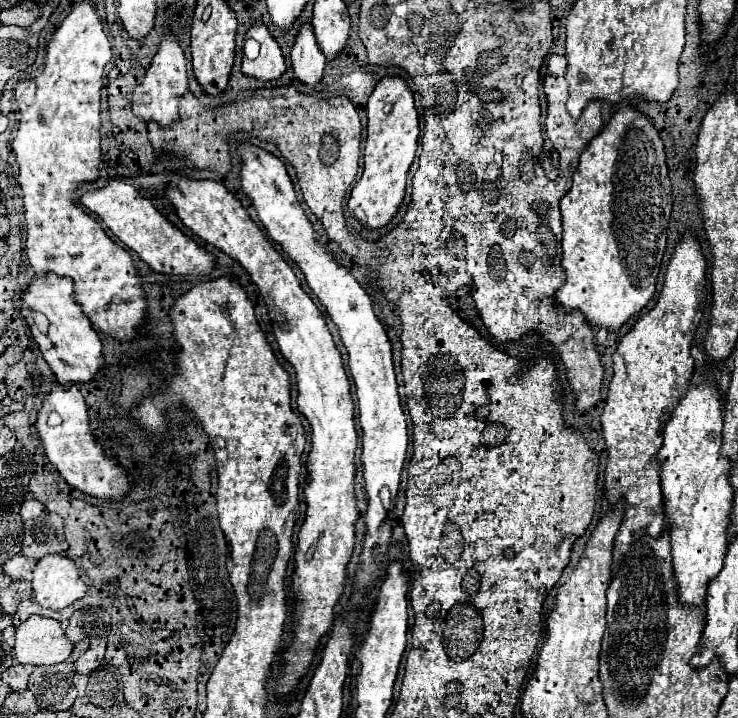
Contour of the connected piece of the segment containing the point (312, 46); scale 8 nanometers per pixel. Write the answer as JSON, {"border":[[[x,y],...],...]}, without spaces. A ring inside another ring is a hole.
{"border":[[[311,24],[301,26],[295,46],[291,50],[291,66],[293,66],[295,78],[307,84],[309,88],[315,88],[323,78],[325,62],[327,62],[325,56],[317,48],[317,40]]]}

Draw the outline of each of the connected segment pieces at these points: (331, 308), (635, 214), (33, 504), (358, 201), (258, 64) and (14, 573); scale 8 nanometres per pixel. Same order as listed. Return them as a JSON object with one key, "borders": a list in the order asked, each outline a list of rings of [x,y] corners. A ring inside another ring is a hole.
{"borders":[[[[241,144],[239,148],[241,156],[243,156],[243,168],[241,168],[241,186],[243,192],[249,196],[249,200],[253,202],[261,224],[267,228],[269,236],[285,250],[285,254],[301,268],[301,272],[305,274],[305,280],[309,284],[309,288],[313,290],[313,294],[319,298],[319,302],[325,306],[329,318],[333,320],[333,324],[339,328],[339,336],[343,346],[347,348],[349,354],[349,372],[355,380],[355,394],[359,400],[359,422],[361,422],[361,430],[363,430],[363,478],[365,478],[365,490],[369,494],[369,508],[367,508],[367,536],[363,540],[363,552],[361,552],[361,564],[357,570],[357,578],[355,578],[355,592],[353,592],[353,602],[361,602],[361,598],[367,594],[367,590],[371,588],[371,584],[381,576],[381,558],[389,548],[389,540],[391,540],[391,526],[389,522],[389,512],[381,498],[379,492],[383,486],[387,486],[391,490],[391,498],[395,498],[397,488],[399,488],[399,476],[401,476],[401,468],[403,468],[403,460],[405,460],[405,452],[407,452],[407,444],[409,444],[409,436],[407,436],[407,422],[405,422],[405,414],[401,410],[401,402],[399,402],[399,394],[397,394],[397,380],[395,380],[395,372],[393,372],[393,360],[391,360],[391,342],[387,338],[387,332],[383,328],[383,324],[379,322],[379,318],[373,312],[373,304],[369,294],[359,286],[359,282],[341,266],[337,264],[337,260],[333,258],[333,254],[317,240],[317,232],[313,230],[313,224],[309,222],[307,214],[303,212],[303,208],[297,202],[297,194],[293,190],[291,178],[285,170],[285,164],[271,156],[269,152],[251,146],[251,144]]],[[[623,108],[605,124],[601,134],[597,134],[591,140],[591,144],[585,148],[585,152],[581,154],[579,168],[573,174],[573,186],[561,200],[561,216],[563,216],[563,242],[561,242],[563,244],[563,260],[561,260],[561,266],[563,266],[563,274],[565,274],[565,284],[563,284],[563,288],[559,288],[555,292],[555,302],[561,304],[565,308],[565,312],[573,312],[573,310],[583,312],[585,320],[591,326],[605,328],[607,332],[617,332],[623,324],[629,322],[631,316],[639,314],[655,294],[655,284],[657,284],[657,276],[661,270],[661,260],[663,260],[665,244],[667,244],[669,214],[671,214],[671,180],[667,174],[665,150],[663,150],[663,142],[659,138],[659,132],[645,114],[637,112],[635,108]]],[[[27,500],[27,502],[23,502],[23,506],[21,506],[21,516],[23,516],[23,520],[37,518],[37,516],[41,516],[41,512],[43,512],[43,504],[41,504],[39,500]]],[[[385,76],[367,102],[367,140],[365,140],[365,168],[361,180],[351,190],[347,208],[355,220],[379,230],[387,226],[397,214],[407,186],[407,172],[415,160],[419,140],[419,116],[413,106],[413,94],[403,78]],[[393,104],[389,116],[383,114],[383,106]]],[[[257,22],[247,32],[247,38],[253,38],[253,40],[257,40],[261,44],[261,54],[259,54],[257,60],[243,58],[241,72],[245,76],[257,78],[261,82],[269,82],[269,80],[281,78],[283,72],[285,72],[285,60],[283,60],[283,54],[281,54],[281,48],[279,48],[277,40],[271,38],[267,26]]],[[[21,554],[13,556],[7,564],[3,564],[5,574],[9,574],[13,580],[31,580],[31,572],[37,566],[37,560],[25,558]]]]}

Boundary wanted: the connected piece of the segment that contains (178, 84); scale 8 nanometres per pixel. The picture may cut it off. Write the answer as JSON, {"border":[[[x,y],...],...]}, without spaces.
{"border":[[[163,36],[157,54],[153,56],[151,66],[145,72],[145,80],[133,90],[133,114],[149,124],[155,122],[159,126],[171,126],[179,120],[177,100],[187,92],[187,70],[185,70],[185,56],[175,36]]]}

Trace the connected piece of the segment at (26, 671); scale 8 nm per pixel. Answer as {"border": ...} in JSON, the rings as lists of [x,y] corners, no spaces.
{"border":[[[14,663],[2,674],[1,679],[13,691],[25,690],[27,688],[29,674],[32,673],[33,669],[34,666],[30,664],[21,665]]]}

